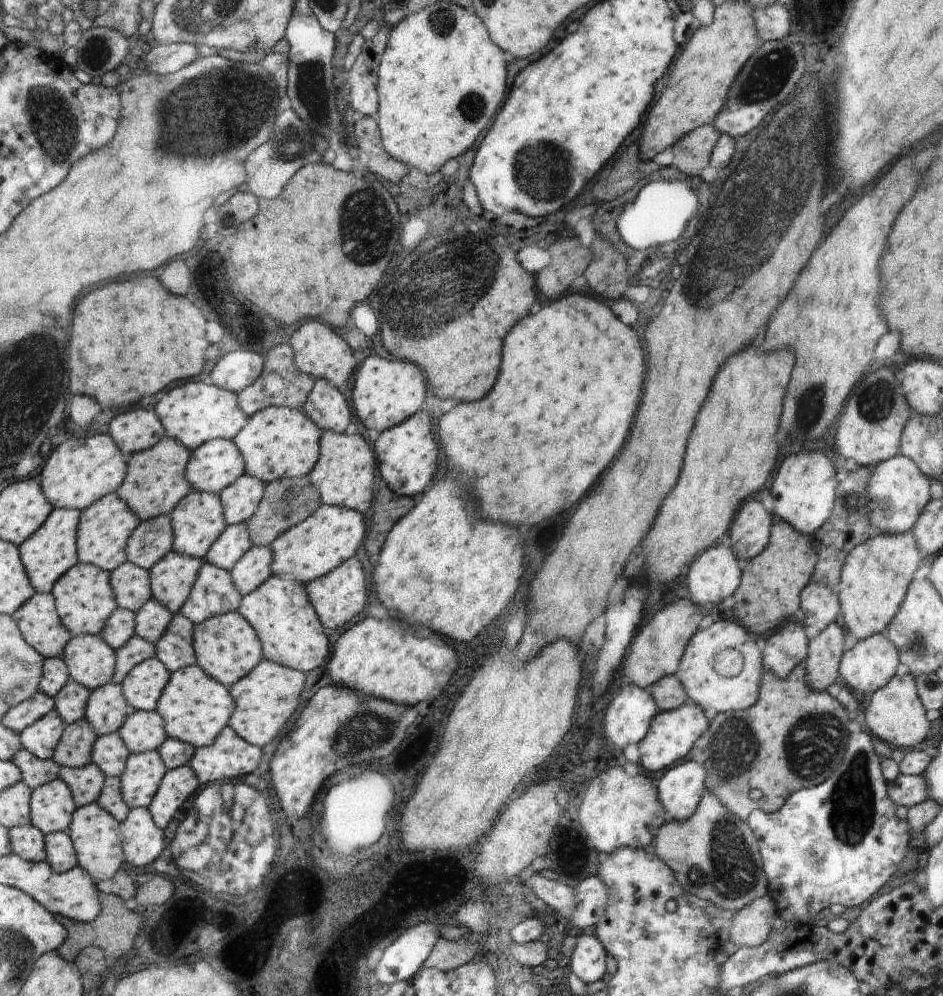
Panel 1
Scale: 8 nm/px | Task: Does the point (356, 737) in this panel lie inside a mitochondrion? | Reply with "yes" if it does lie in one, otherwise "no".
yes

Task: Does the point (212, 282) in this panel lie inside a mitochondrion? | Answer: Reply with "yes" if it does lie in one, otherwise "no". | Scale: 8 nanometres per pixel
yes

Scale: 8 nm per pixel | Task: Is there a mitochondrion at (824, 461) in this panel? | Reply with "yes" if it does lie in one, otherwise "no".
no

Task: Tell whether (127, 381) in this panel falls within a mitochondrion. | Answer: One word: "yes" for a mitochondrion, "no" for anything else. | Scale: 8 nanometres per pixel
no

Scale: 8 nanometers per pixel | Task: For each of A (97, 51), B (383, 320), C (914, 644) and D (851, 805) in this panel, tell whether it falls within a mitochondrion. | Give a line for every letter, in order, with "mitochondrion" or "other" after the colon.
A: mitochondrion
B: mitochondrion
C: mitochondrion
D: mitochondrion

